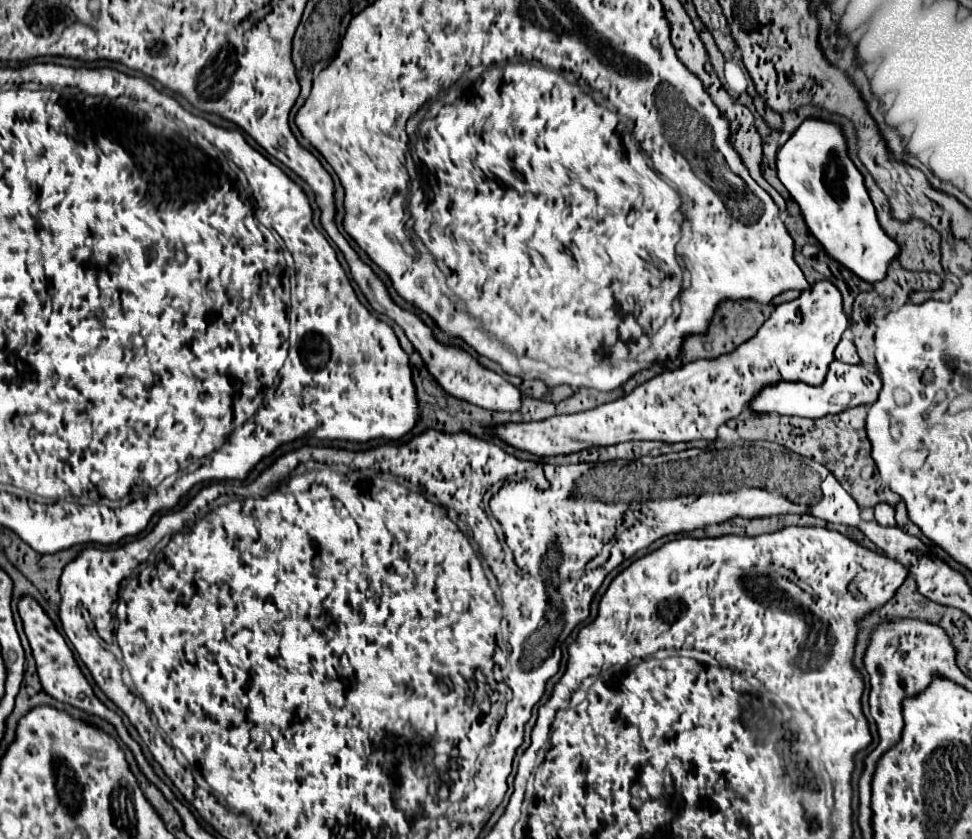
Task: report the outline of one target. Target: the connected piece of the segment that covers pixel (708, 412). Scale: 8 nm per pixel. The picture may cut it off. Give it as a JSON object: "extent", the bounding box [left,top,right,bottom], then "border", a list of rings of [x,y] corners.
{"extent":[487,281,849,457],"border":[[[819,281],[811,291],[801,291],[795,301],[777,305],[755,337],[737,347],[737,353],[721,355],[713,361],[693,361],[681,369],[665,371],[639,385],[629,395],[599,405],[593,411],[555,415],[531,423],[503,423],[487,427],[487,433],[537,457],[571,455],[587,447],[617,445],[623,441],[715,441],[717,427],[739,417],[749,401],[753,401],[767,385],[779,381],[821,385],[847,325],[849,321],[843,313],[841,293],[833,283]]]}

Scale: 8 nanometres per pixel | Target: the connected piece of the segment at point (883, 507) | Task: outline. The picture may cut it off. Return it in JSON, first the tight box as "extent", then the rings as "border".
{"extent":[875,503,895,525],"border":[[[879,503],[875,507],[875,521],[879,525],[895,525],[895,509],[887,503]]]}

